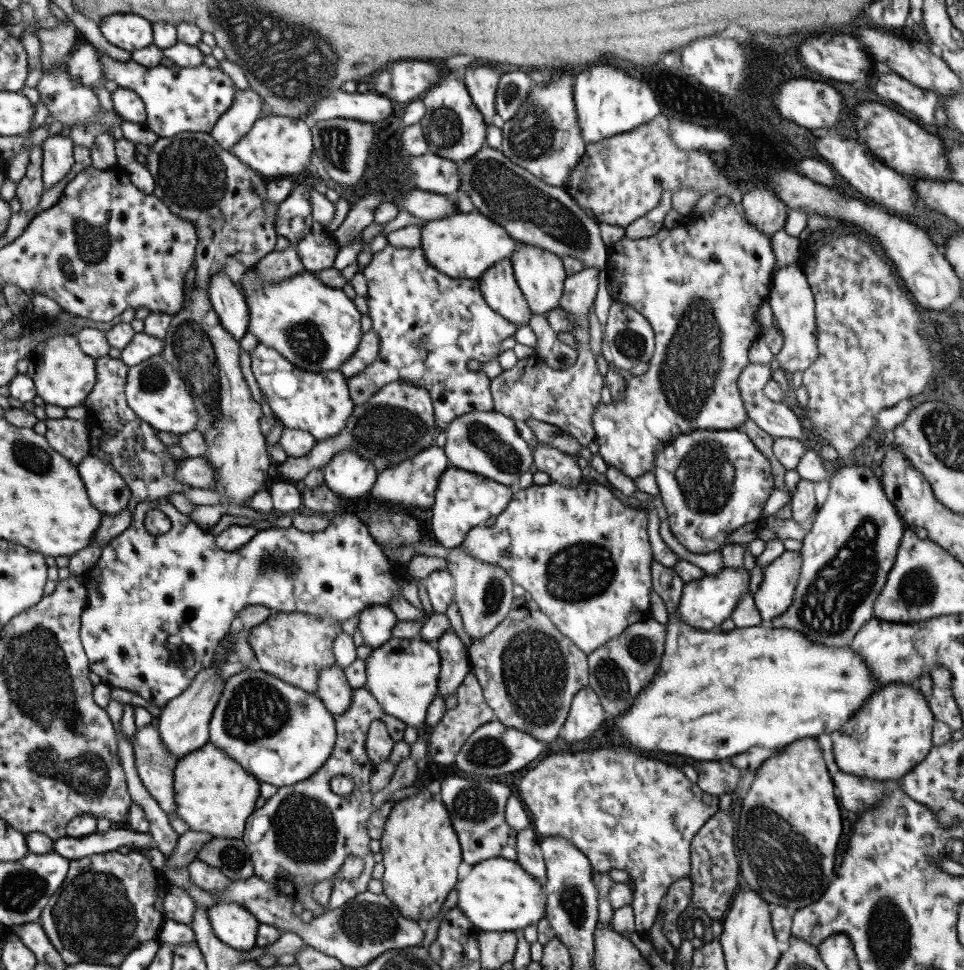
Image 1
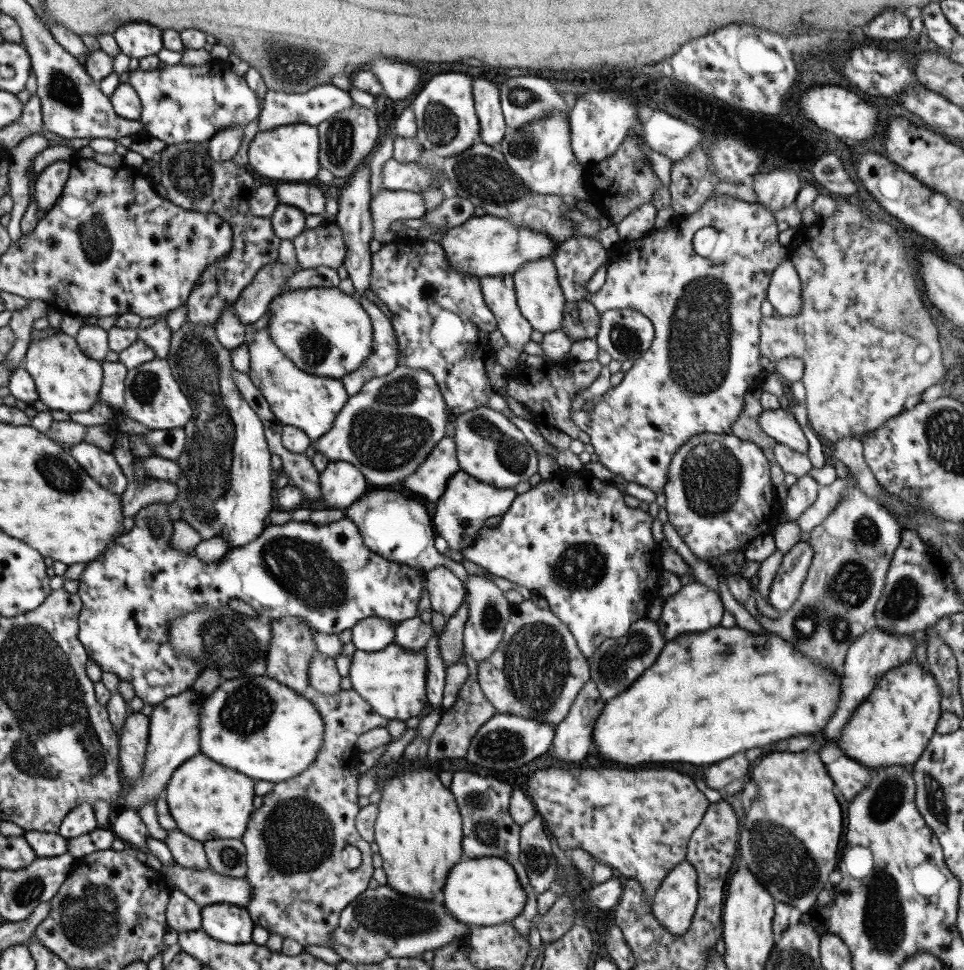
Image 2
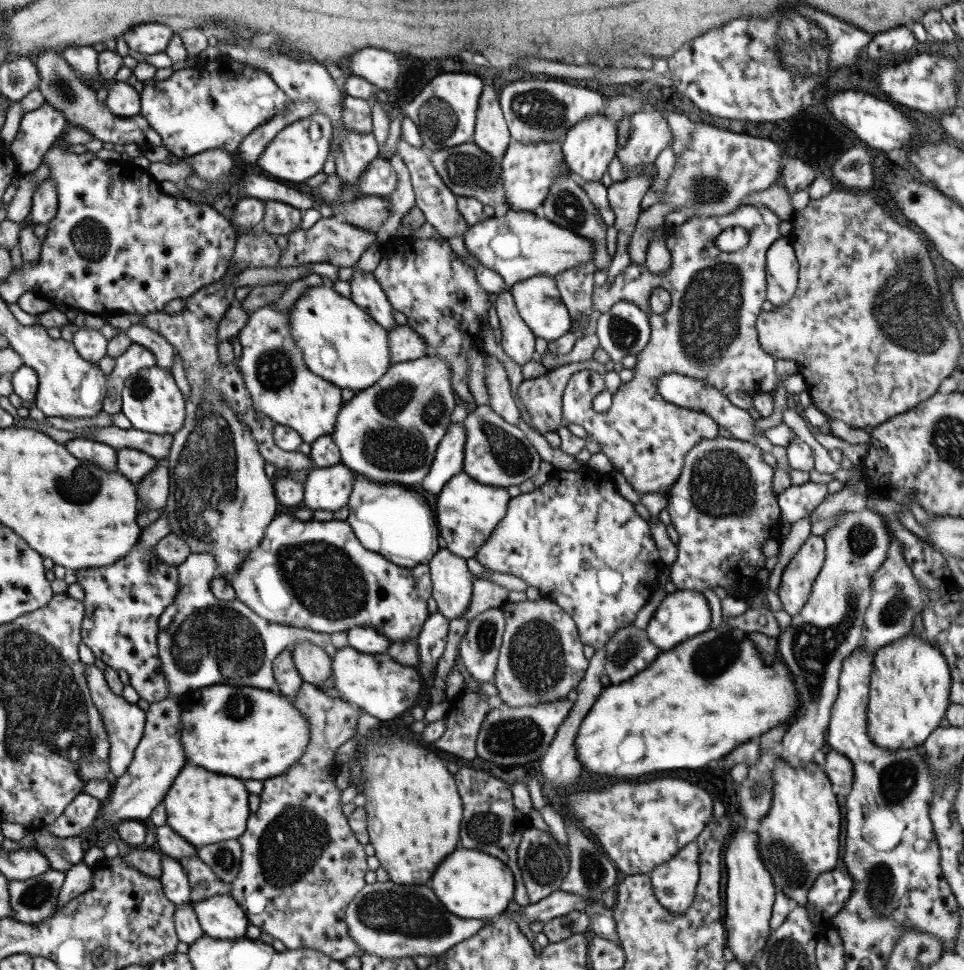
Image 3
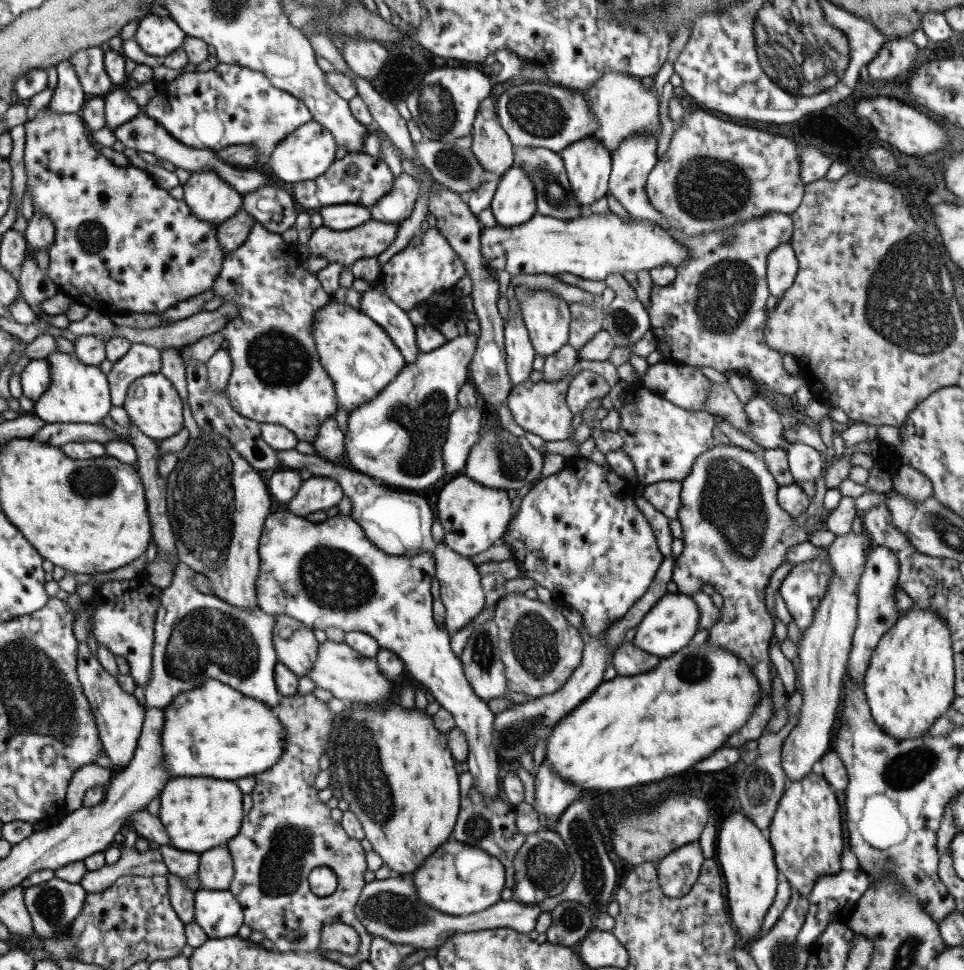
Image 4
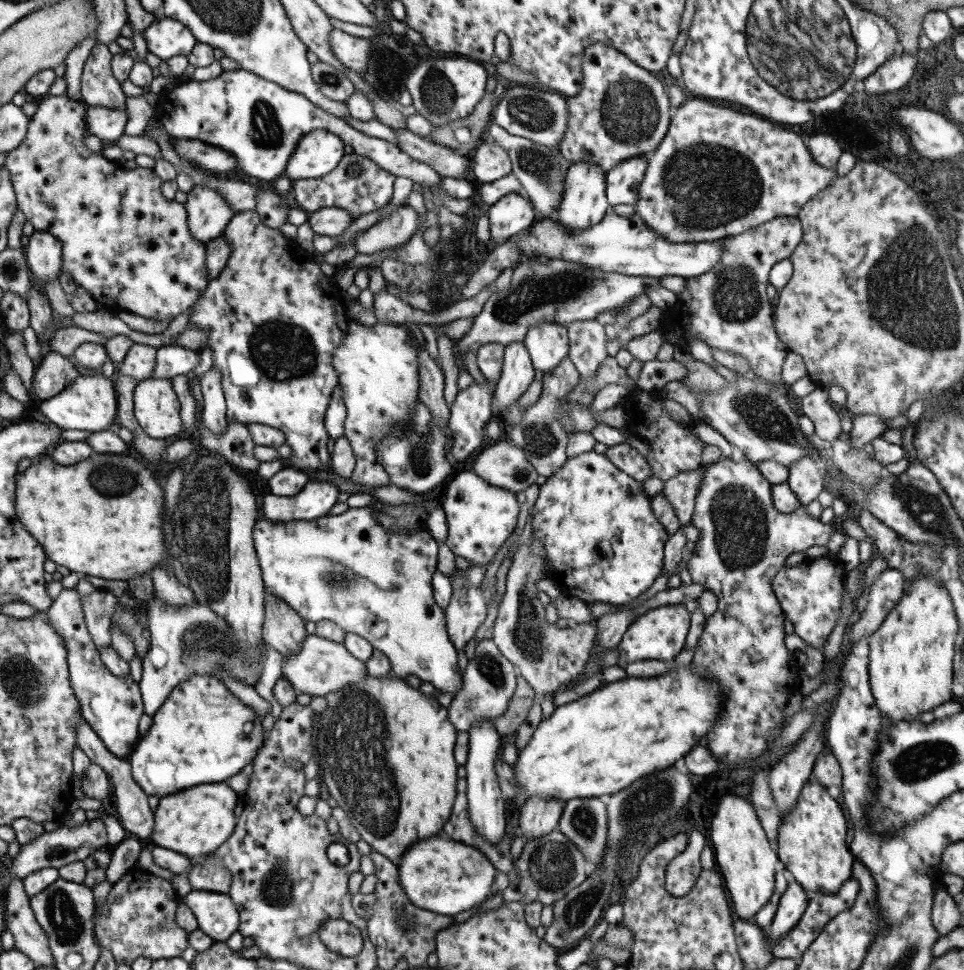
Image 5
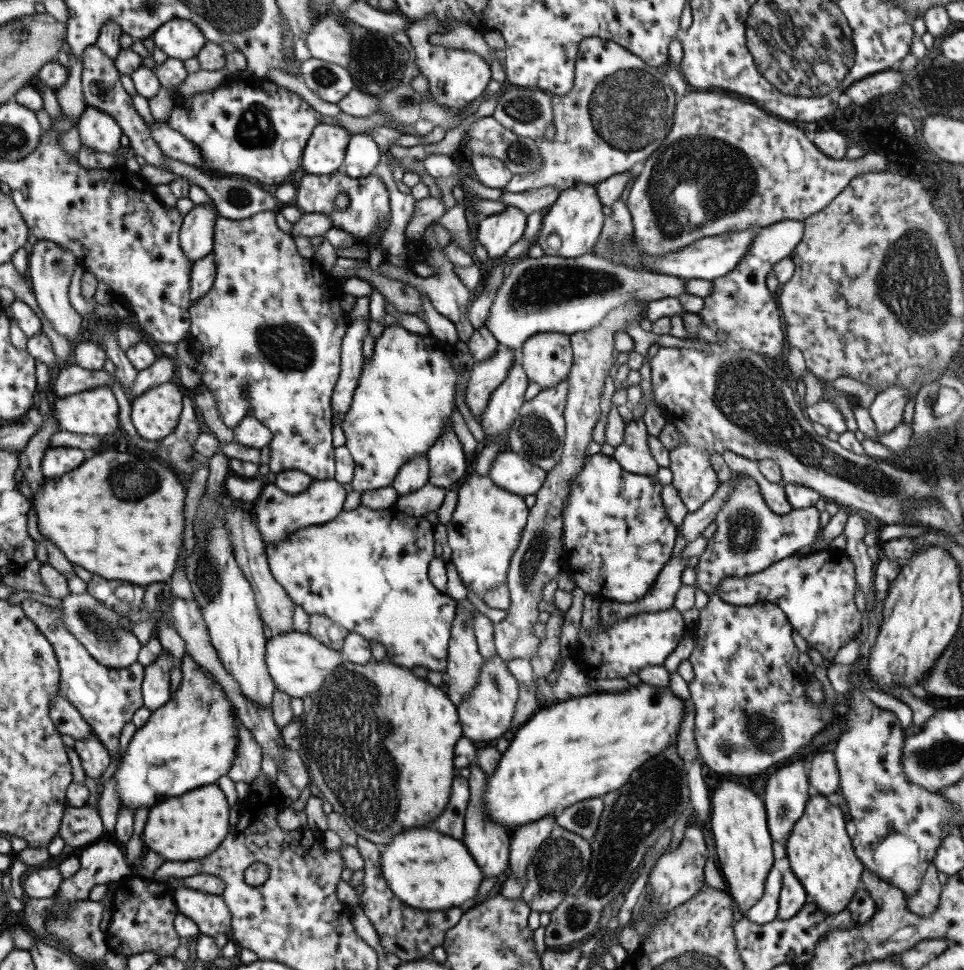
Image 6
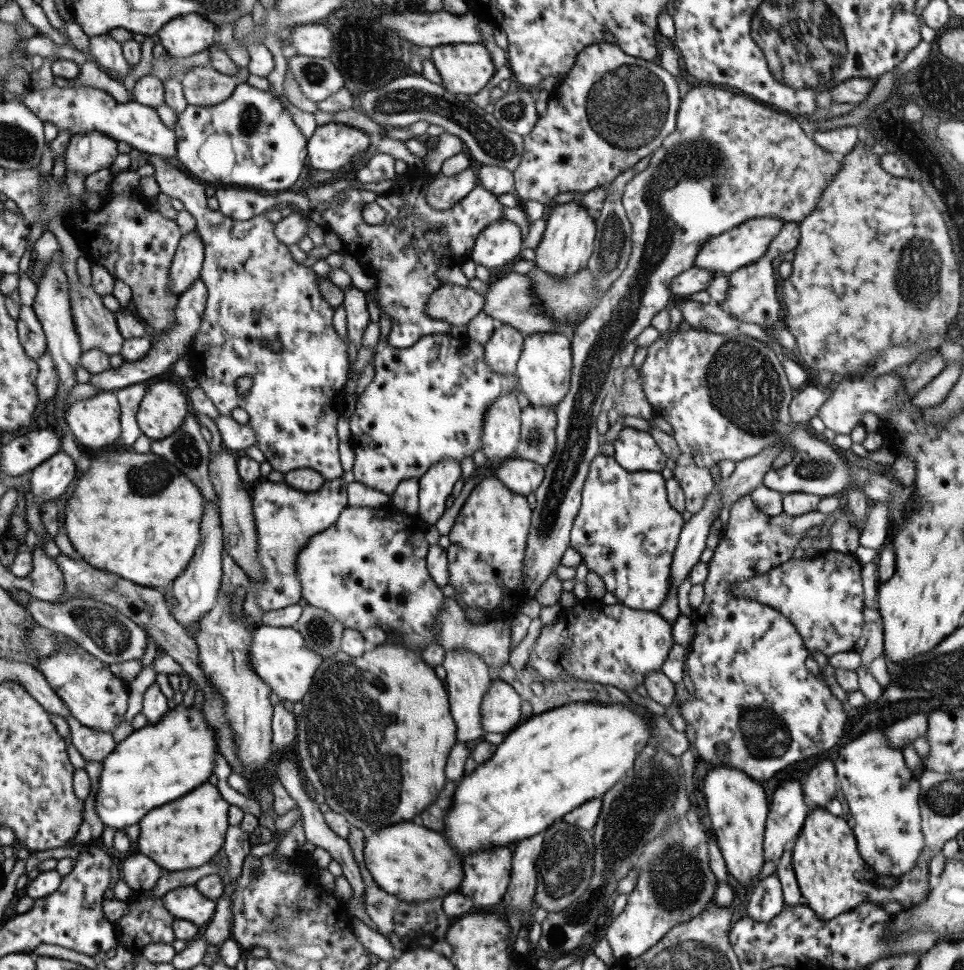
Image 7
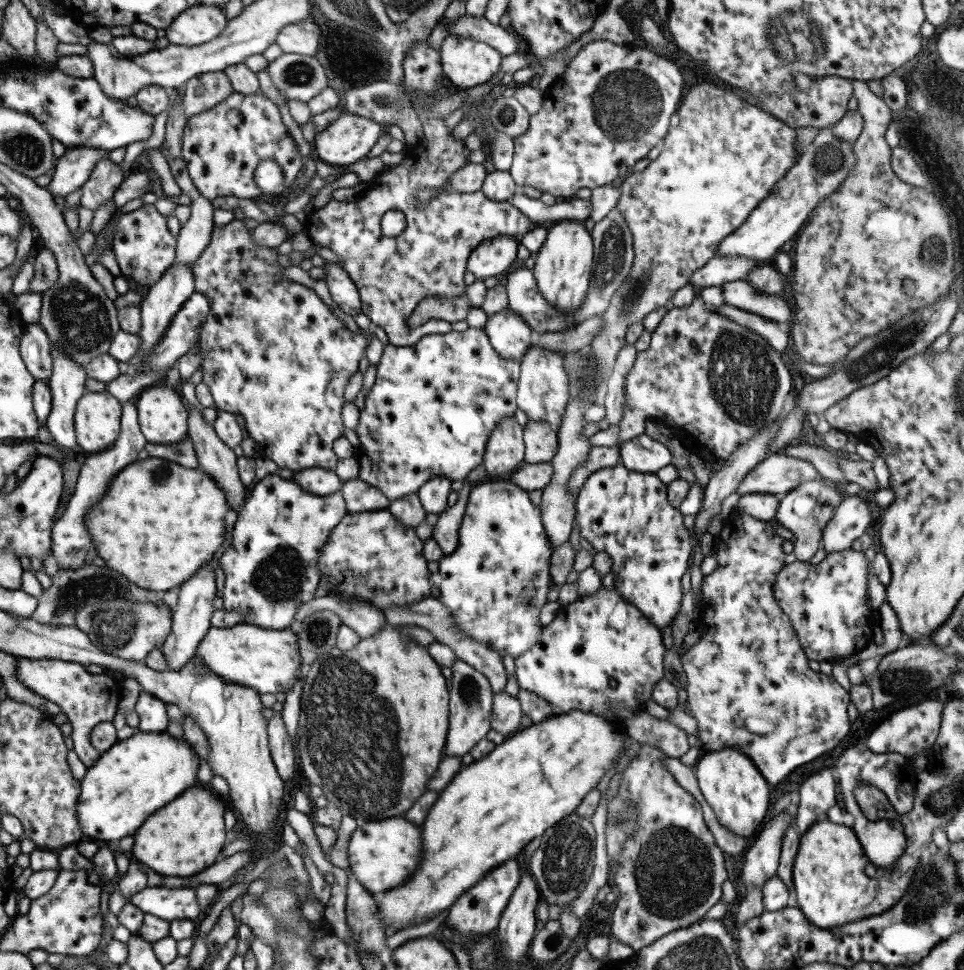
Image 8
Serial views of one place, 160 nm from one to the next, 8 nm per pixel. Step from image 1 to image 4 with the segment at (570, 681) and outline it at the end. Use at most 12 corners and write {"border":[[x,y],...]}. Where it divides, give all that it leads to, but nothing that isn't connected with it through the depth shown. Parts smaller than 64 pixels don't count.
{"border":[[507,592],[492,614],[507,690],[553,694],[584,644],[555,608]]}

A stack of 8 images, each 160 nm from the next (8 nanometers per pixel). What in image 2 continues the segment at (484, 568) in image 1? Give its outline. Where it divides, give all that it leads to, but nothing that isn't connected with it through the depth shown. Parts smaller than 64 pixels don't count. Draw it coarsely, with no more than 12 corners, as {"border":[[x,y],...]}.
{"border":[[467,575],[463,654],[484,661],[500,641],[510,604],[495,582]]}

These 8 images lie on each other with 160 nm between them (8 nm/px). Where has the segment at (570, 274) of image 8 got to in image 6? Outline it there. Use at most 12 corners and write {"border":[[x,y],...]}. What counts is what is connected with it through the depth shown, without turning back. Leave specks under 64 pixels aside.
{"border":[[594,185],[560,190],[537,245],[563,258],[591,254],[604,221]]}

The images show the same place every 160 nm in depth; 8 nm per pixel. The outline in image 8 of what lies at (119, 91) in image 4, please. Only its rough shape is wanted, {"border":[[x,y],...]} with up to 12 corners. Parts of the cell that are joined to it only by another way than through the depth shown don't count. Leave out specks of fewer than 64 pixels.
{"border":[[65,147],[45,188],[65,198],[81,187],[103,149]]}

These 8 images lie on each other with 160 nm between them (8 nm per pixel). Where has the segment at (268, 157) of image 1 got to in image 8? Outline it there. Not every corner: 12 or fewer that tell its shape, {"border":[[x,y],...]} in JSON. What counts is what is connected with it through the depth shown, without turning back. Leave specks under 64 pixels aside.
{"border":[[343,110],[315,133],[324,163],[363,159],[379,124]]}

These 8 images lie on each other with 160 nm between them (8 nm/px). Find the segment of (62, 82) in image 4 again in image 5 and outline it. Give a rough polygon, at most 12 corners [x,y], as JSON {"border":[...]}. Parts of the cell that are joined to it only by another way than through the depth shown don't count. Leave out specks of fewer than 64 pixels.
{"border":[[88,36],[63,60],[65,95],[82,102],[80,76],[95,37]]}

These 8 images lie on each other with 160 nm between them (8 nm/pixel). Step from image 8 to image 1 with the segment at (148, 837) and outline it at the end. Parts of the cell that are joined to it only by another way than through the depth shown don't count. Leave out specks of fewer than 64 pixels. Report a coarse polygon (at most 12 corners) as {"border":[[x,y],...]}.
{"border":[[207,742],[177,760],[176,816],[240,839],[259,782]]}

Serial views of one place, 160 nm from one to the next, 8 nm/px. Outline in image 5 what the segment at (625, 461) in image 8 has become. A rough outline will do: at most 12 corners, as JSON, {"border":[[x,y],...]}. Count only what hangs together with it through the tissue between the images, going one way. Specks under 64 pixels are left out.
{"border":[[626,443],[609,446],[604,455],[635,481],[651,477],[645,458]]}

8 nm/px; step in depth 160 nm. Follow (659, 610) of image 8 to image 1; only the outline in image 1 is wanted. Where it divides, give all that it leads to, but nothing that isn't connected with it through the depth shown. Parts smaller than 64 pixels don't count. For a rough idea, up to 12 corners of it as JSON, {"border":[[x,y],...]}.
{"border":[[515,488],[461,550],[588,655],[651,618],[647,515]]}

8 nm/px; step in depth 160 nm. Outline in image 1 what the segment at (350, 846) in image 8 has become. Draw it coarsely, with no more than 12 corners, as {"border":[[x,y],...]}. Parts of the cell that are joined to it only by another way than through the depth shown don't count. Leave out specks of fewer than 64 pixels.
{"border":[[488,858],[457,884],[457,908],[481,931],[544,917],[542,884]]}

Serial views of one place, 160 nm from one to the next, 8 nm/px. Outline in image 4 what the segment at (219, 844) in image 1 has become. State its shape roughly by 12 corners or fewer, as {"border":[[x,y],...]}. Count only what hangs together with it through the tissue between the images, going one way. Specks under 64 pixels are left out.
{"border":[[228,846],[198,853],[200,889],[227,890],[233,879]]}

